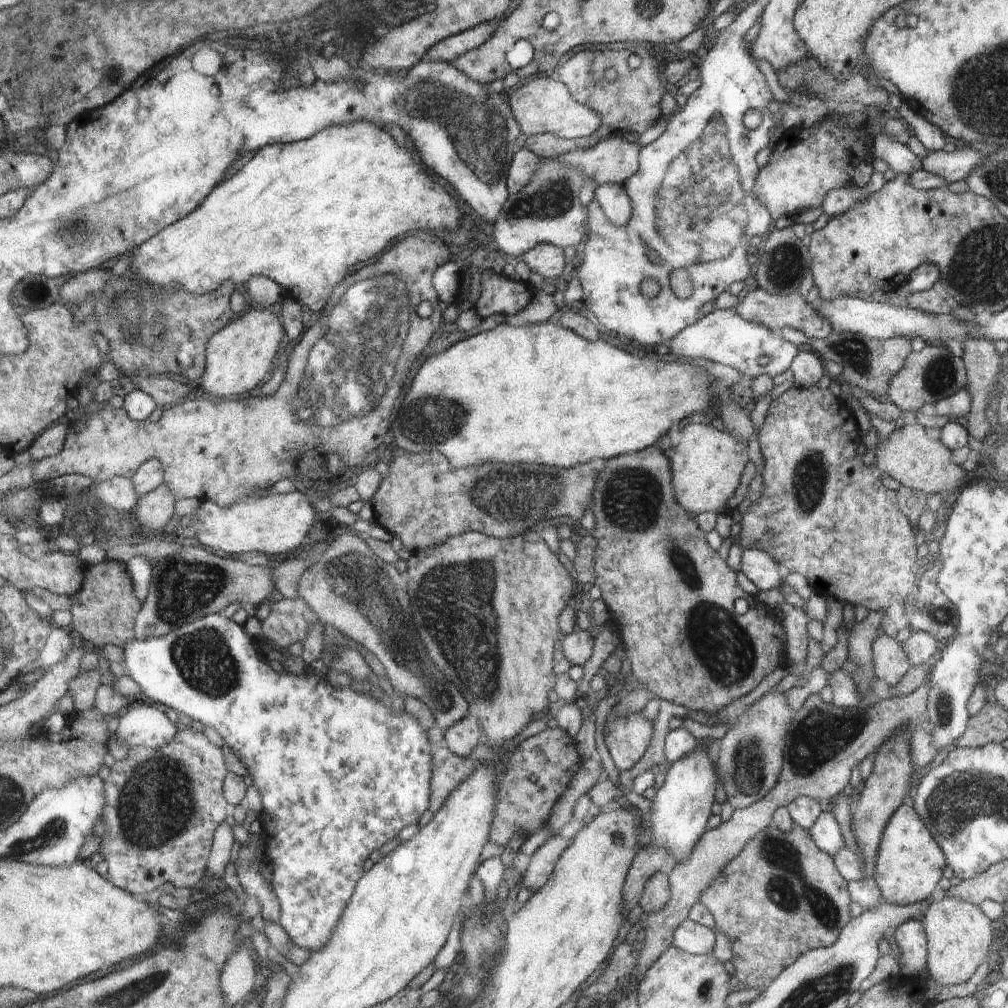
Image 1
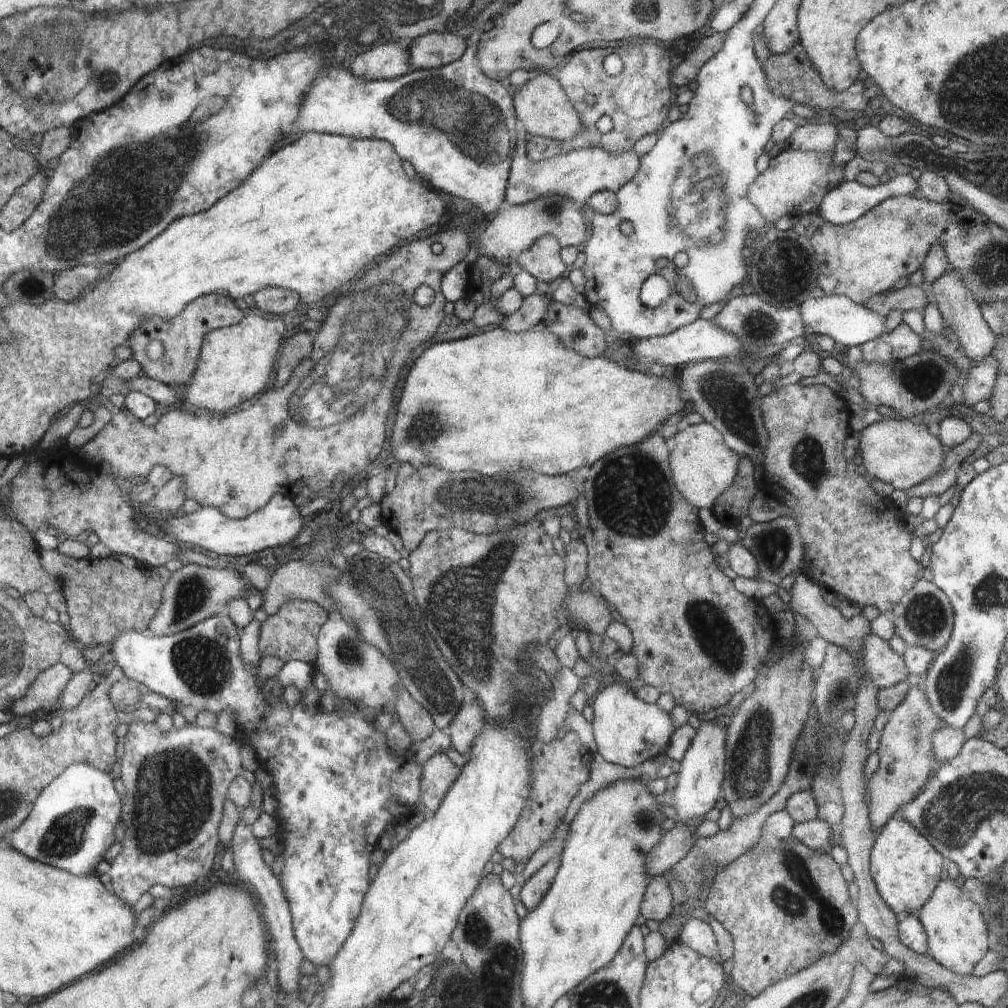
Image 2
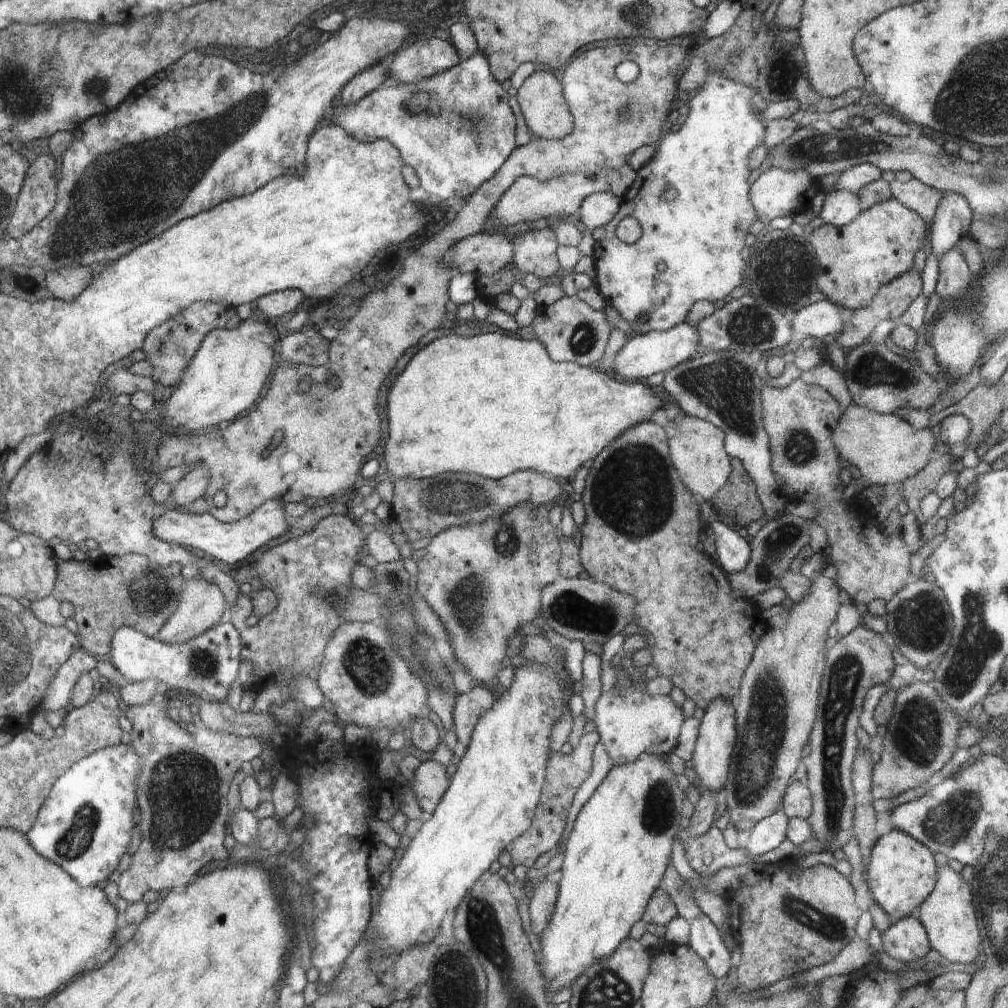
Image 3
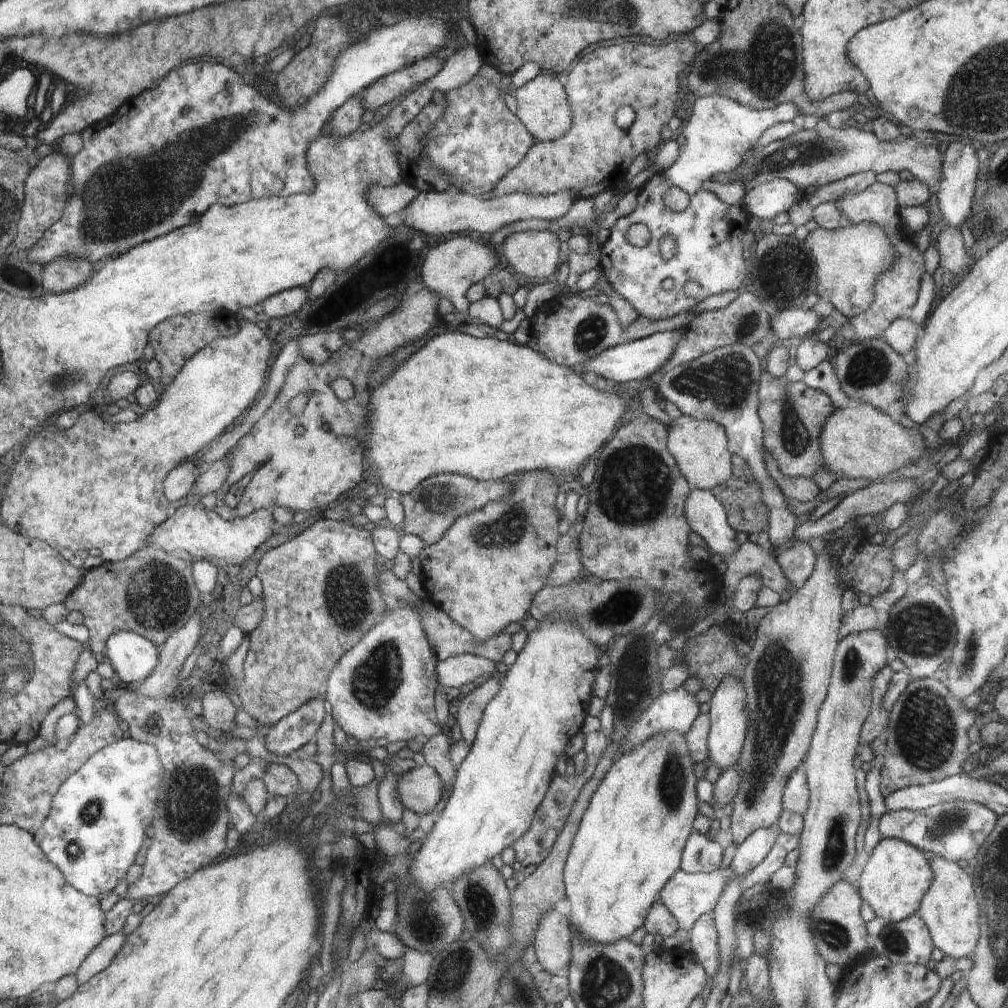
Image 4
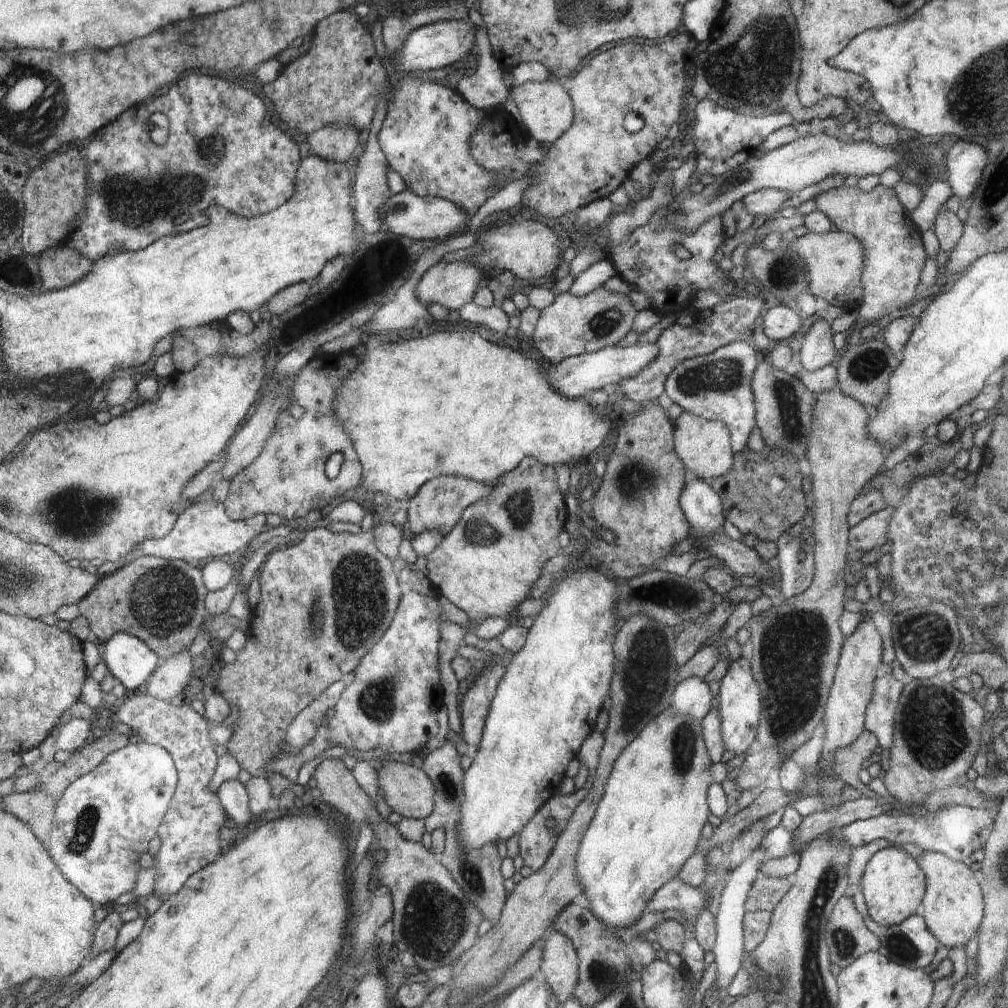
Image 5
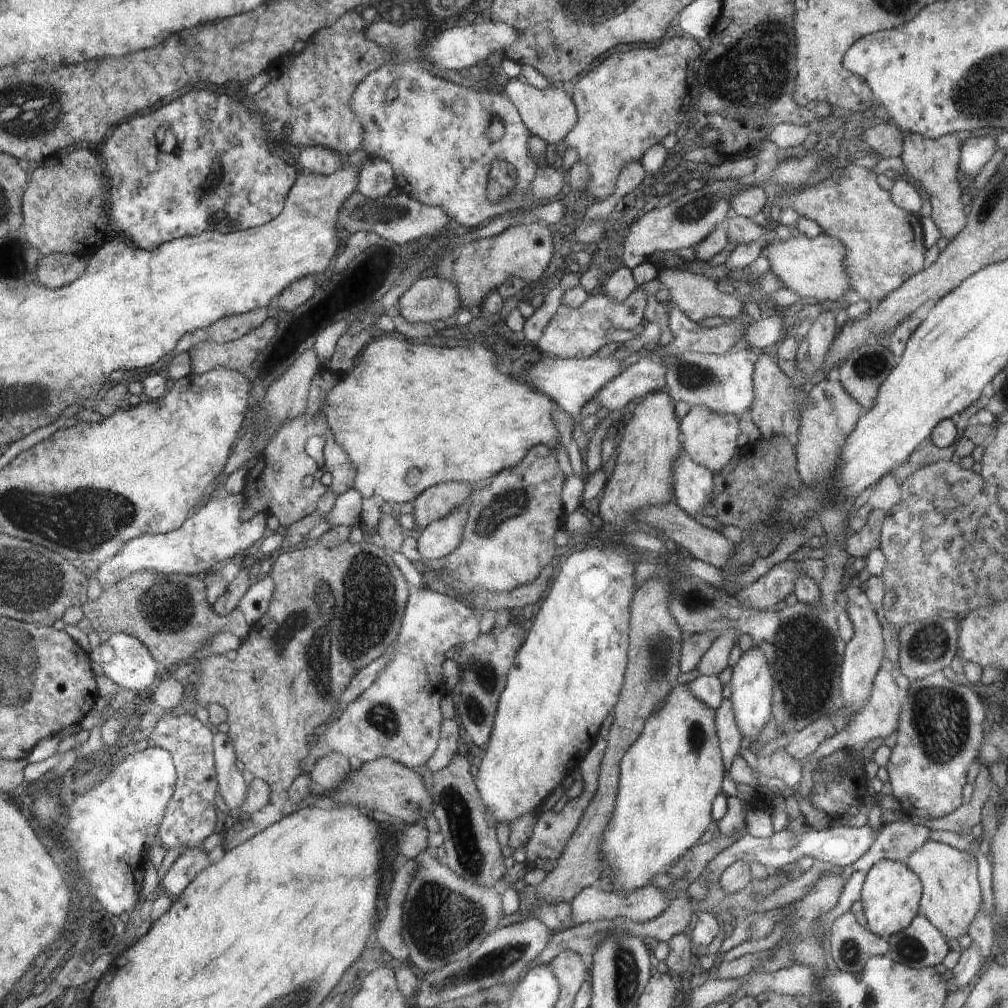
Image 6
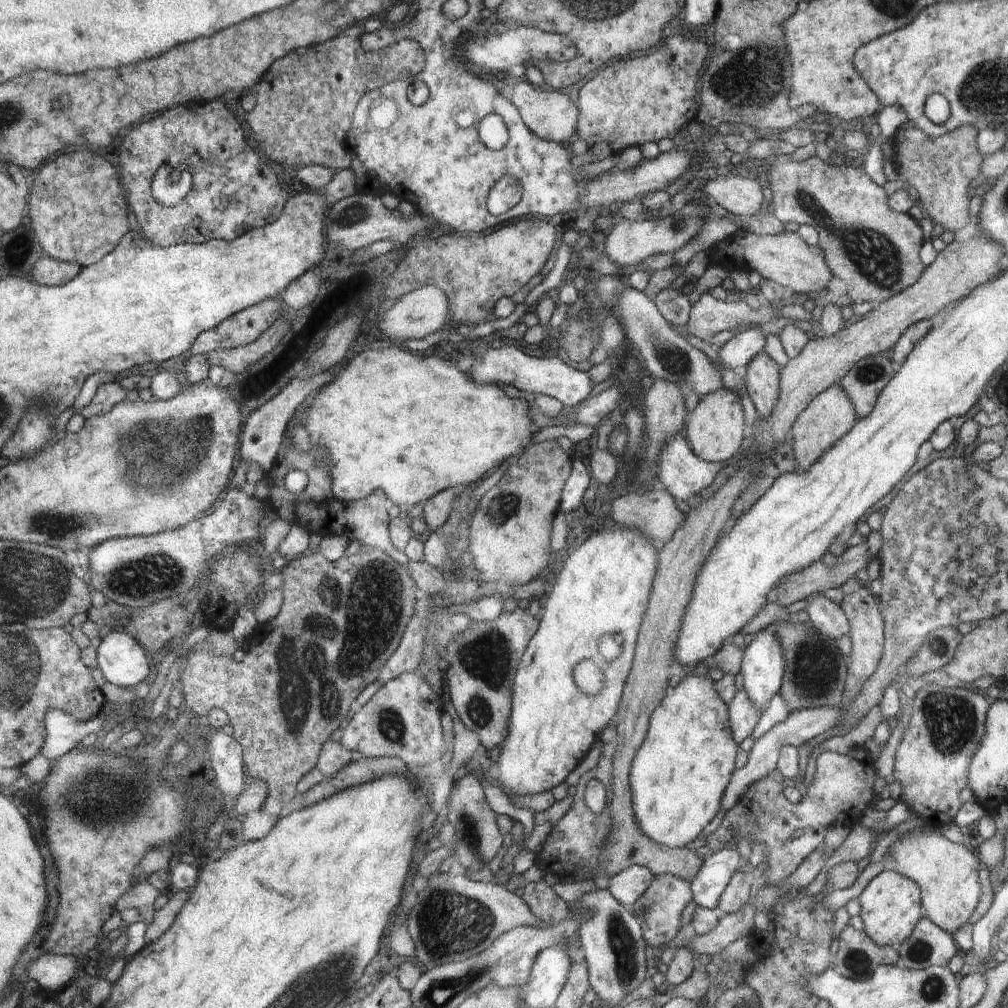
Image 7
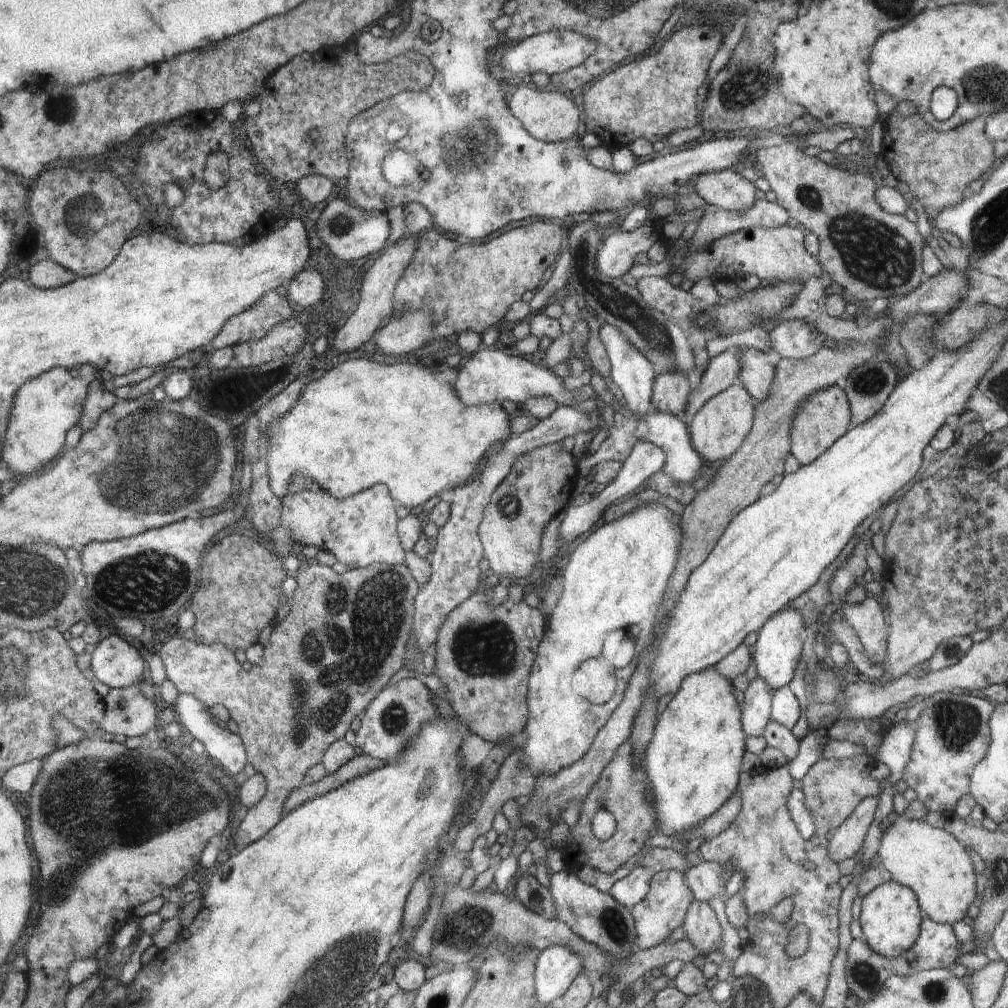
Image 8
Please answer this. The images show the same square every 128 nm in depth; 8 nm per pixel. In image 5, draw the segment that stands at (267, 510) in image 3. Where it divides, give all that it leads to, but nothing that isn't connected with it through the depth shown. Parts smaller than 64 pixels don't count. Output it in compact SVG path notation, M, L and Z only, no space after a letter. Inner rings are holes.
M212 498L196 504L192 503L190 508L186 509L184 514L181 514L177 525L168 536L161 539L146 539L137 546L133 556L128 561L104 562L97 569L97 572L101 578L109 577L126 565L148 555L170 560L188 561L198 565L205 565L208 561L214 559L227 559L242 552L246 548L246 544L264 530L264 526L266 526L264 513L258 513L245 521L239 521L229 515L225 502L217 502Z

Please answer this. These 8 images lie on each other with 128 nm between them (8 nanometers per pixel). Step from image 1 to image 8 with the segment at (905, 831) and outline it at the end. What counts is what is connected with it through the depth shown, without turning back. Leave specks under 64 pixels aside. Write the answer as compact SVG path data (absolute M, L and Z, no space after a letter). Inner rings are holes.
M892 880L872 889L863 896L860 924L863 930L862 940L866 941L878 954L893 959L908 952L921 936L922 914L917 895L910 887L902 886Z

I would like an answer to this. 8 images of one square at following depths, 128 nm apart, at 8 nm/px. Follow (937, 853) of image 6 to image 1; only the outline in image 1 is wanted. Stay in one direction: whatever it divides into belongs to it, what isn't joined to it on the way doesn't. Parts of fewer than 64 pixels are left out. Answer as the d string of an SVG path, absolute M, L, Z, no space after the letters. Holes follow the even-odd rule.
M939 895L930 900L922 912L925 933L929 935L929 969L930 978L940 986L962 984L978 970L988 954L988 946L992 944L992 926L988 917L978 905L957 897Z

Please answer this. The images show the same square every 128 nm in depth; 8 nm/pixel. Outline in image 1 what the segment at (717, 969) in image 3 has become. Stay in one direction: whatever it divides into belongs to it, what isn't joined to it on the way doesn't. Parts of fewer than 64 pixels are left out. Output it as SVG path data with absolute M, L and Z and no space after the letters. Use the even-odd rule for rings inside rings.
M688 918L677 926L672 946L693 955L710 955L714 950L714 940L717 940L714 933L711 928Z

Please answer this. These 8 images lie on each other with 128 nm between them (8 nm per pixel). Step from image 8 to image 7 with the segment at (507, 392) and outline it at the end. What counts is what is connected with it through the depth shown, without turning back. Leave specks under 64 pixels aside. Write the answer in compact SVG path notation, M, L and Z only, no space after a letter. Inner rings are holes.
M515 343L502 348L479 346L471 350L477 361L469 369L469 374L474 374L474 379L482 385L506 384L514 386L520 392L532 392L536 395L548 395L559 400L564 407L574 407L589 397L594 384L588 372L578 372L568 367L558 358L538 358L525 354L516 349Z

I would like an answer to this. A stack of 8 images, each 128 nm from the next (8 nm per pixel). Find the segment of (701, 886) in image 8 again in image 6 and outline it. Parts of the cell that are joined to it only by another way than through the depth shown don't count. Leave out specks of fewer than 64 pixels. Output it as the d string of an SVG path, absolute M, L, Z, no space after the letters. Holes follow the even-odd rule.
M840 823L832 824L828 829L821 831L810 828L802 835L796 835L786 828L766 838L753 837L747 833L720 851L708 863L704 870L706 872L705 880L709 885L708 890L718 886L722 873L731 864L734 864L734 861L759 862L770 871L775 869L780 871L784 866L794 863L804 856L813 856L819 861L840 865L841 867L851 867L872 846L876 836L877 833L872 832L868 823L861 827L850 827Z

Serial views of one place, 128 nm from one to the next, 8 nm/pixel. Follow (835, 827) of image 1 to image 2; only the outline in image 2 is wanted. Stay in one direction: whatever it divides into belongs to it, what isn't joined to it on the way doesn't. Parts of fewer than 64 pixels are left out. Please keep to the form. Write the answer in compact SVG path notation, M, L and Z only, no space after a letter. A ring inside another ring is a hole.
M818 818L803 823L795 823L790 838L804 843L812 850L830 853L832 850L832 835L837 829L832 828L825 820Z

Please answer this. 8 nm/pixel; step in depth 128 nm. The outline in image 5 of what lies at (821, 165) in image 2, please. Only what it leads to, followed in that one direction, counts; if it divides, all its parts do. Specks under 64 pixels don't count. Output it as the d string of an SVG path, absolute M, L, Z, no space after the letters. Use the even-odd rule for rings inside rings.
M760 189L742 200L742 204L746 211L752 216L768 216L775 218L780 214L780 210L786 206L789 194L776 189Z

